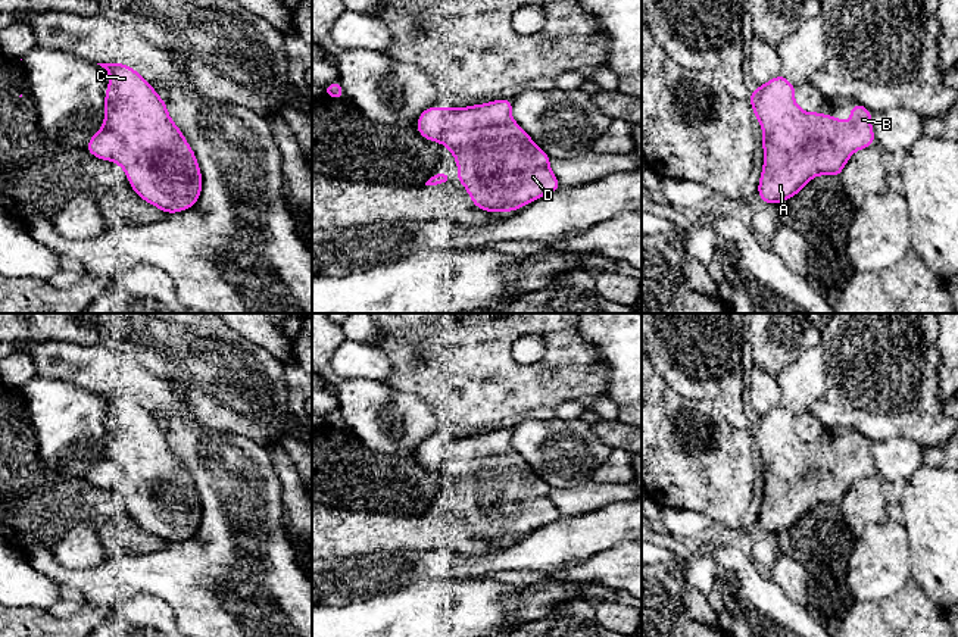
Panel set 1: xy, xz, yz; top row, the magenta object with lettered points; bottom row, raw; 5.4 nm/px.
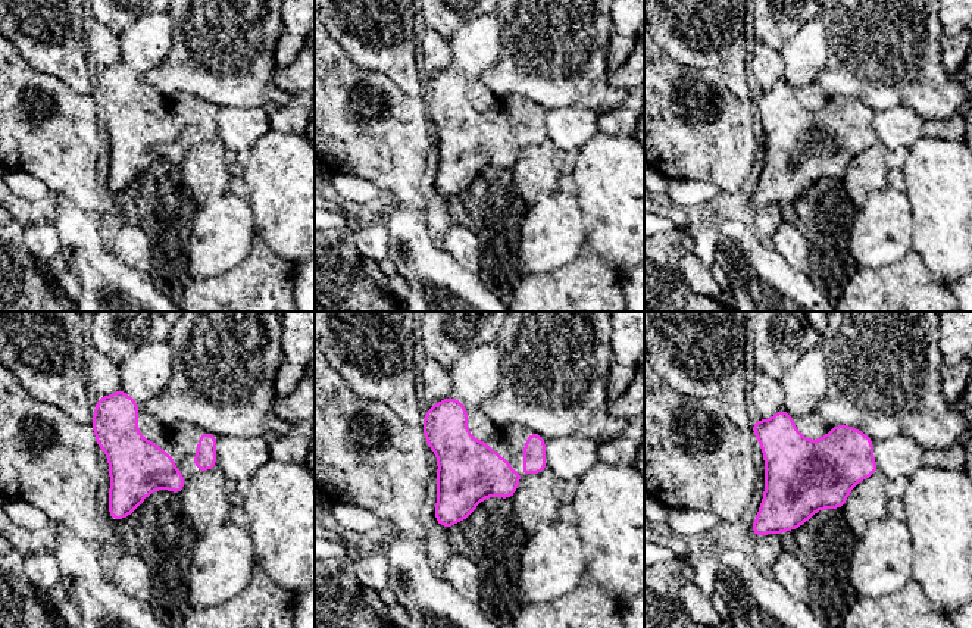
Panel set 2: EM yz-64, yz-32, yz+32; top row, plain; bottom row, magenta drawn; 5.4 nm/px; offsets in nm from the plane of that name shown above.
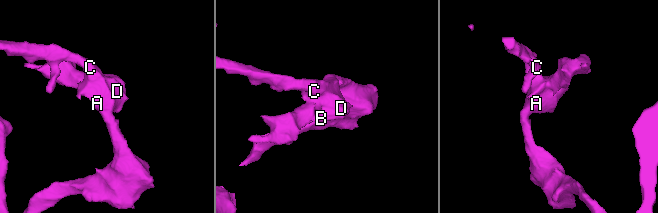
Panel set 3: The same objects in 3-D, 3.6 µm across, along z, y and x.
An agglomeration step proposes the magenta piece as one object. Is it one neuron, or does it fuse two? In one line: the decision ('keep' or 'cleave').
keep

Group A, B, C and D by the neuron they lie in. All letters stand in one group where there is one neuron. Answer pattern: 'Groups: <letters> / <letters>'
Groups: A B C D

